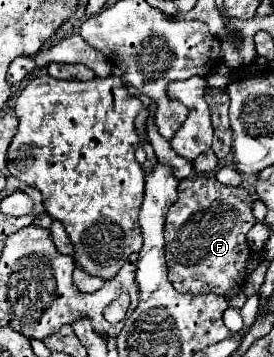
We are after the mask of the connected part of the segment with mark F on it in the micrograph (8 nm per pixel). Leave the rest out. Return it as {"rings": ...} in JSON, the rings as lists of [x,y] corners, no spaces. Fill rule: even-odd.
{"rings":[[[197,175],[179,183],[179,199],[171,205],[167,223],[165,223],[165,243],[167,243],[167,267],[169,281],[177,291],[189,293],[217,293],[227,295],[237,283],[239,275],[243,275],[245,261],[251,255],[247,245],[247,231],[255,225],[255,217],[251,213],[253,195],[243,187],[225,187],[217,183],[213,175]]]}

